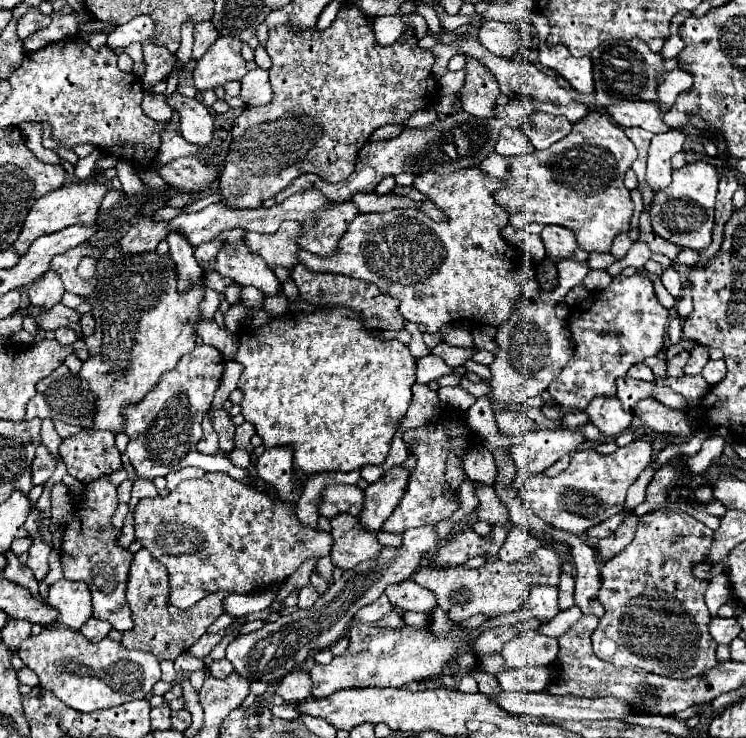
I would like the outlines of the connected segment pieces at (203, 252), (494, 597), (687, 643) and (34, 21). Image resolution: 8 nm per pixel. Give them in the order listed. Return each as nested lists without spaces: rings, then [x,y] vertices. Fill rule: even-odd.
[[[207,241],[207,243],[201,243],[195,247],[197,259],[207,261],[207,259],[215,259],[215,255],[217,255],[217,241]]]
[[[539,547],[531,555],[525,555],[517,563],[505,563],[501,559],[497,561],[487,561],[485,565],[477,569],[467,569],[465,565],[457,567],[435,567],[435,565],[425,565],[421,567],[413,579],[435,593],[439,607],[447,613],[451,621],[465,621],[475,613],[487,613],[489,617],[499,617],[505,613],[519,611],[529,597],[531,587],[535,585],[553,585],[559,583],[559,573],[561,573],[561,557],[549,549],[549,547]]]
[[[655,511],[655,513],[647,513],[639,519],[639,527],[637,527],[637,533],[635,533],[635,539],[619,553],[615,555],[613,559],[609,559],[603,569],[601,569],[601,591],[599,591],[599,599],[601,599],[601,605],[605,607],[605,615],[599,619],[599,625],[597,629],[593,631],[591,635],[591,643],[593,643],[593,653],[601,659],[601,661],[607,661],[615,667],[639,667],[647,673],[657,673],[657,675],[663,675],[663,677],[671,677],[671,679],[689,679],[689,677],[695,677],[695,675],[701,675],[703,671],[711,669],[717,665],[717,657],[715,657],[715,651],[717,649],[711,649],[711,645],[715,647],[713,643],[713,637],[709,635],[709,629],[707,629],[707,623],[709,623],[709,611],[707,611],[707,605],[705,605],[705,599],[703,599],[703,593],[707,589],[707,581],[701,581],[701,579],[695,579],[691,569],[695,563],[701,563],[705,559],[705,551],[709,551],[713,543],[713,531],[709,527],[705,527],[701,521],[693,519],[691,515],[687,513],[677,513],[677,511]]]
[[[37,7],[29,9],[27,13],[23,13],[23,17],[17,21],[17,33],[19,33],[19,39],[25,39],[29,37],[31,33],[35,33],[37,29],[43,29],[51,23],[51,17],[49,15],[43,15]]]

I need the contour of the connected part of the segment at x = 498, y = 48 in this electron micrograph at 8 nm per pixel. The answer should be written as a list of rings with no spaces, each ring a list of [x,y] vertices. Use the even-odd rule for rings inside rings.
[[[503,21],[483,23],[477,39],[485,49],[505,59],[513,59],[513,51],[517,51],[517,47],[521,47],[522,44],[513,39],[513,23],[503,23]]]

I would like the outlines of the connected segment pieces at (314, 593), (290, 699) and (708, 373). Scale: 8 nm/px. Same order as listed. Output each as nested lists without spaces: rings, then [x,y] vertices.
[[[307,585],[307,587],[303,587],[299,591],[299,603],[297,603],[297,607],[299,609],[309,609],[317,601],[317,597],[319,597],[319,591],[313,585]]]
[[[291,671],[285,675],[277,687],[277,695],[281,695],[287,703],[299,703],[307,697],[311,697],[311,679],[305,671]]]
[[[709,361],[705,367],[703,367],[703,377],[709,385],[717,385],[723,377],[725,377],[727,369],[725,369],[725,363],[723,361]]]

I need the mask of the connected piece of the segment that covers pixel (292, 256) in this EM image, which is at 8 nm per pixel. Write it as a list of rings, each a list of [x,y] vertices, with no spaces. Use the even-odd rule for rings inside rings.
[[[285,221],[277,233],[265,235],[265,233],[247,233],[247,247],[265,259],[269,267],[281,265],[291,269],[293,265],[299,263],[299,249],[301,245],[297,243],[299,237],[303,235],[303,227],[297,221]]]

